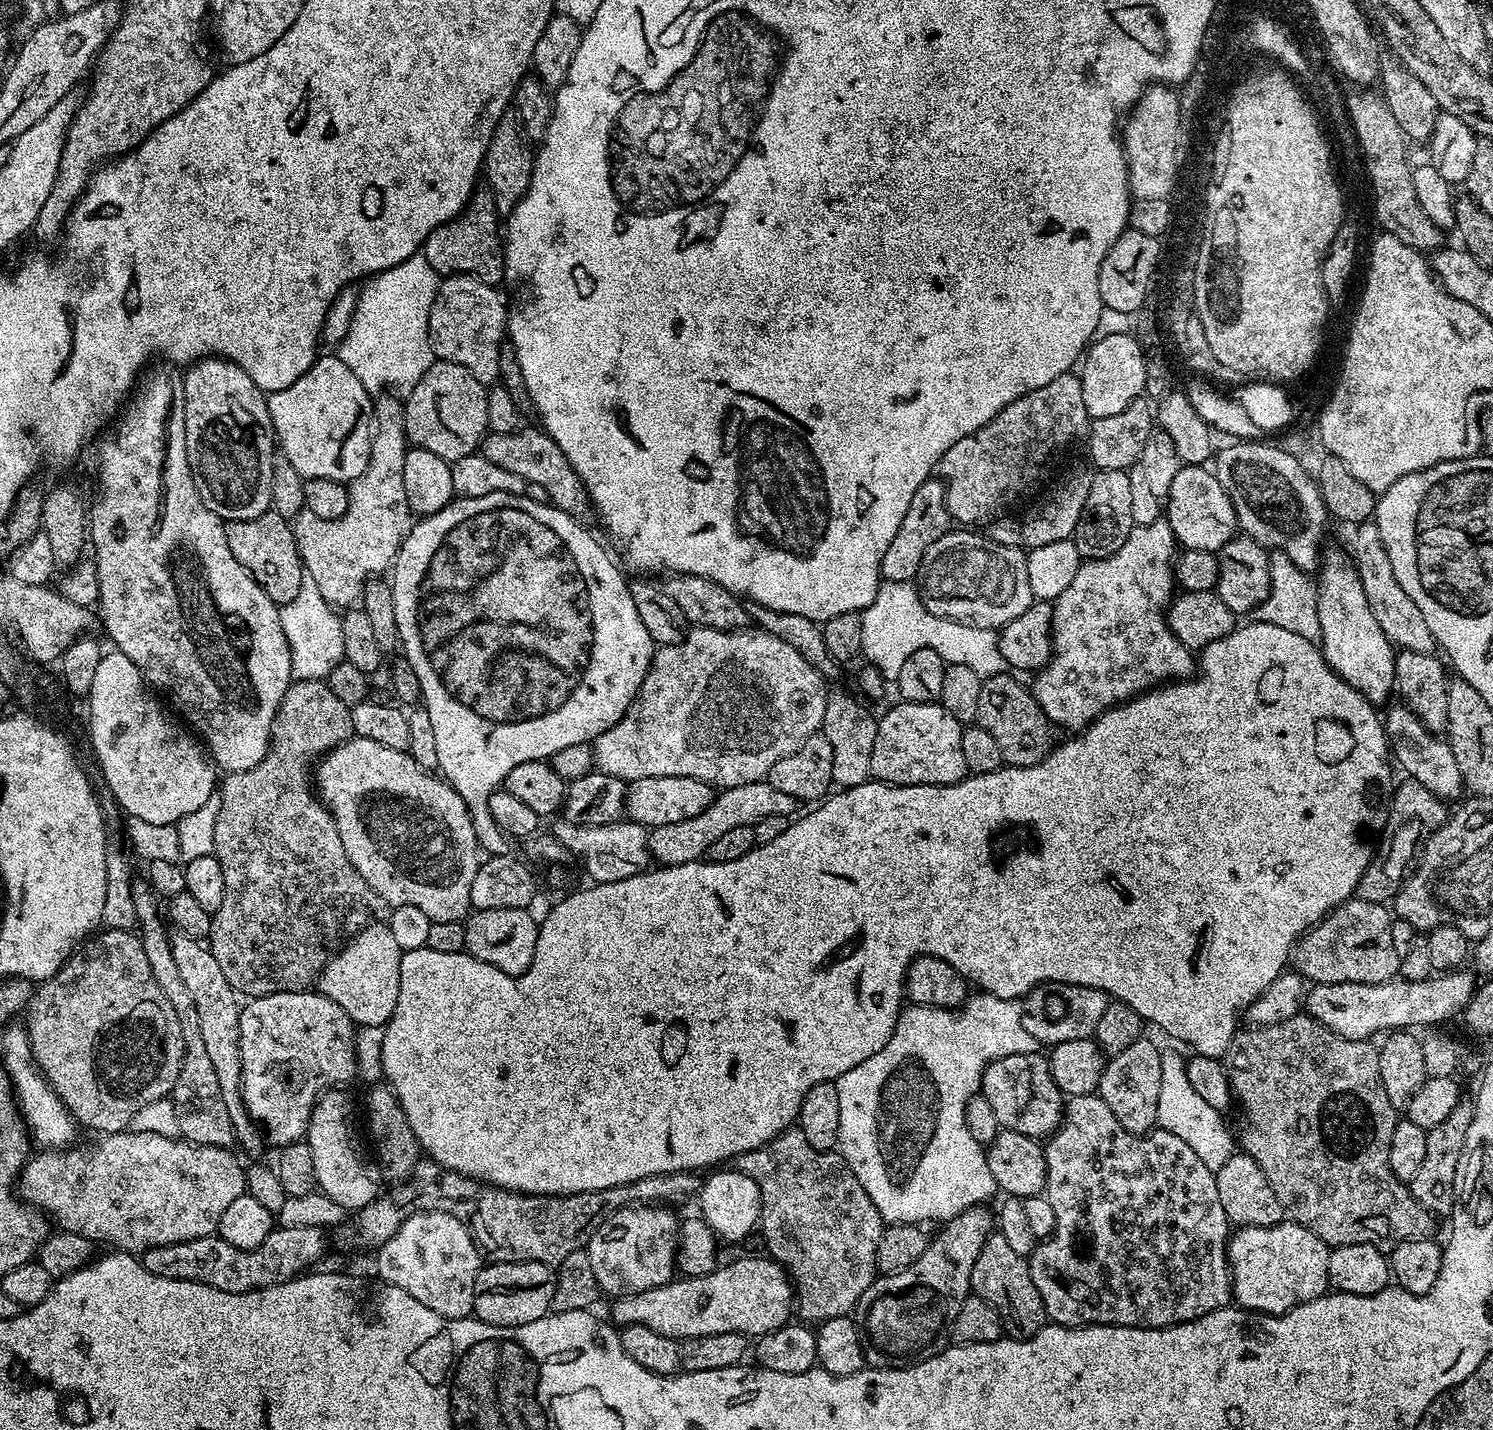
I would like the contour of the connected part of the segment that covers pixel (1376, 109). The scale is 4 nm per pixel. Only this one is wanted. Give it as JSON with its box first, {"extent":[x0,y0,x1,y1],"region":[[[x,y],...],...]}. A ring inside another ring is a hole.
{"extent":[1346,90,1445,253],"region":[[[1352,90],[1352,93],[1347,93],[1346,103],[1352,130],[1356,132],[1359,144],[1359,155],[1372,183],[1376,220],[1387,235],[1397,236],[1403,244],[1415,248],[1418,253],[1435,253],[1445,243],[1445,233],[1430,220],[1418,202],[1414,192],[1413,165],[1408,164],[1408,152],[1404,149],[1404,131],[1398,126],[1394,114],[1390,114],[1390,106],[1386,106],[1383,95],[1372,91],[1376,90]]]}

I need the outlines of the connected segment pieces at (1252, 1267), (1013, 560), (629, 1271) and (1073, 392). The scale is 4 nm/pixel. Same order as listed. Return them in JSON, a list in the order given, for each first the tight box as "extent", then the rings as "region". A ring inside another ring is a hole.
[{"extent":[1228,1222,1329,1316],"region":[[[1281,1222],[1274,1226],[1237,1227],[1228,1241],[1228,1268],[1232,1271],[1232,1295],[1239,1307],[1249,1312],[1263,1312],[1269,1316],[1282,1316],[1300,1304],[1325,1295],[1329,1291],[1329,1245],[1322,1242],[1306,1226],[1295,1222]]]},{"extent":[914,530,1034,630],"region":[[[949,530],[945,536],[938,538],[938,542],[934,542],[930,550],[926,550],[920,569],[916,571],[914,583],[920,593],[920,601],[924,603],[926,610],[930,610],[930,614],[979,628],[999,630],[1018,618],[1018,614],[1029,608],[1034,599],[1030,590],[1030,577],[1026,575],[1026,552],[1022,548],[999,544],[983,535],[975,536],[972,532],[975,531]]]},{"extent":[586,1202,681,1298],"region":[[[640,1202],[609,1211],[597,1223],[586,1251],[601,1293],[608,1295],[609,1292],[609,1297],[615,1298],[629,1292],[657,1288],[673,1279],[681,1221],[672,1212],[675,1211],[668,1206]]]},{"extent":[938,372,1089,526],"region":[[[1067,372],[1010,402],[986,426],[954,442],[938,465],[938,476],[946,490],[946,506],[953,521],[960,526],[983,525],[1003,513],[1000,511],[1039,474],[1048,455],[1079,436],[1081,439],[1089,423],[1080,377]]]}]

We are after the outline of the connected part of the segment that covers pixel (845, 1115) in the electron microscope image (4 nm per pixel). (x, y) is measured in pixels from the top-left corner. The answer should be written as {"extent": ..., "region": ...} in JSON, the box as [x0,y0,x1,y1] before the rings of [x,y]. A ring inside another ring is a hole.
{"extent":[835,991,1041,1222],"region":[[[981,991],[969,995],[959,1011],[931,1008],[926,1004],[905,1007],[894,1026],[894,1034],[890,1034],[890,1042],[886,1042],[882,1050],[870,1054],[866,1062],[858,1062],[854,1070],[846,1070],[846,1074],[835,1080],[840,1135],[838,1151],[850,1166],[854,1178],[862,1182],[862,1190],[866,1190],[870,1202],[874,1202],[885,1222],[947,1222],[968,1208],[983,1205],[984,1199],[997,1191],[985,1149],[974,1142],[974,1134],[966,1130],[964,1111],[969,1098],[979,1093],[980,1079],[990,1062],[1006,1058],[1006,1054],[1040,1052],[1041,1048],[1041,1043],[1026,1032],[1021,1005],[1017,1001]]]}

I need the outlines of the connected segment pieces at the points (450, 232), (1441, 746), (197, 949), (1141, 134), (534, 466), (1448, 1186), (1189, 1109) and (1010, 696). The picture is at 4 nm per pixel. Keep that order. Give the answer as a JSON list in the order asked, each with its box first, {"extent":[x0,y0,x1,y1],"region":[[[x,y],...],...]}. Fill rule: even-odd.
[{"extent":[422,187,504,286],"region":[[[477,187],[476,191],[468,199],[468,205],[464,207],[463,212],[455,220],[451,220],[442,228],[435,228],[428,235],[424,240],[422,254],[426,258],[426,262],[430,262],[430,266],[436,272],[437,277],[473,276],[493,286],[499,285],[503,281],[504,245],[502,243],[502,220],[494,206],[494,198],[487,187]]]},{"extent":[1382,702,1464,802],"region":[[[1404,702],[1389,703],[1386,711],[1382,719],[1384,733],[1388,735],[1390,756],[1398,768],[1400,763],[1403,775],[1407,779],[1422,782],[1422,786],[1426,786],[1430,794],[1434,794],[1442,801],[1451,802],[1458,799],[1460,792],[1462,793],[1464,779],[1458,770],[1458,761],[1454,759],[1454,750],[1450,750],[1447,739],[1428,729]]]},{"extent":[171,934,241,1044],"region":[[[176,934],[171,937],[174,966],[182,974],[182,982],[192,999],[191,1007],[196,1008],[196,1024],[200,1027],[198,1043],[212,1044],[216,1036],[236,1036],[236,1022],[240,1019],[241,1005],[236,1004],[237,993],[226,978],[218,958],[214,958],[211,947],[199,939]]]},{"extent":[1122,86,1177,200],"region":[[[1168,86],[1145,88],[1138,103],[1131,105],[1122,124],[1124,157],[1128,159],[1128,187],[1137,200],[1164,195],[1172,182],[1177,116],[1176,102],[1169,95],[1171,90]]]},{"extent":[482,427,590,518],"region":[[[521,427],[510,434],[498,434],[489,431],[482,445],[482,454],[494,466],[502,466],[502,470],[510,470],[524,479],[525,485],[537,484],[545,492],[552,507],[560,508],[566,514],[577,518],[584,518],[590,512],[588,492],[584,489],[584,483],[566,458],[562,450],[548,436],[548,433],[539,427]]]},{"extent":[1410,1099,1472,1218],"region":[[[1461,1099],[1452,1107],[1446,1122],[1438,1122],[1438,1126],[1428,1129],[1426,1138],[1426,1155],[1418,1174],[1410,1181],[1414,1198],[1437,1218],[1448,1218],[1452,1215],[1452,1207],[1456,1201],[1456,1175],[1458,1174],[1458,1158],[1462,1158],[1462,1146],[1466,1146],[1466,1134],[1470,1131],[1472,1121],[1471,1099]]]},{"extent":[1157,1050,1234,1168],"region":[[[1164,1050],[1160,1053],[1160,1061],[1162,1091],[1158,1094],[1157,1125],[1165,1132],[1178,1134],[1178,1138],[1182,1138],[1182,1142],[1186,1142],[1186,1146],[1190,1146],[1190,1150],[1194,1150],[1194,1154],[1198,1154],[1198,1158],[1202,1158],[1202,1162],[1206,1162],[1208,1168],[1221,1168],[1234,1151],[1234,1136],[1228,1133],[1228,1128],[1224,1125],[1225,1117],[1217,1108],[1210,1106],[1210,1102],[1206,1102],[1202,1094],[1194,1090],[1194,1086],[1190,1086],[1183,1055],[1180,1057],[1176,1052]]]},{"extent":[975,671,1054,768],"region":[[[1005,671],[981,679],[982,690],[978,693],[978,714],[975,723],[998,741],[1005,765],[1025,768],[1040,764],[1051,754],[1054,747],[1054,728],[1026,684],[1015,680],[1020,678],[1011,675]]]}]

